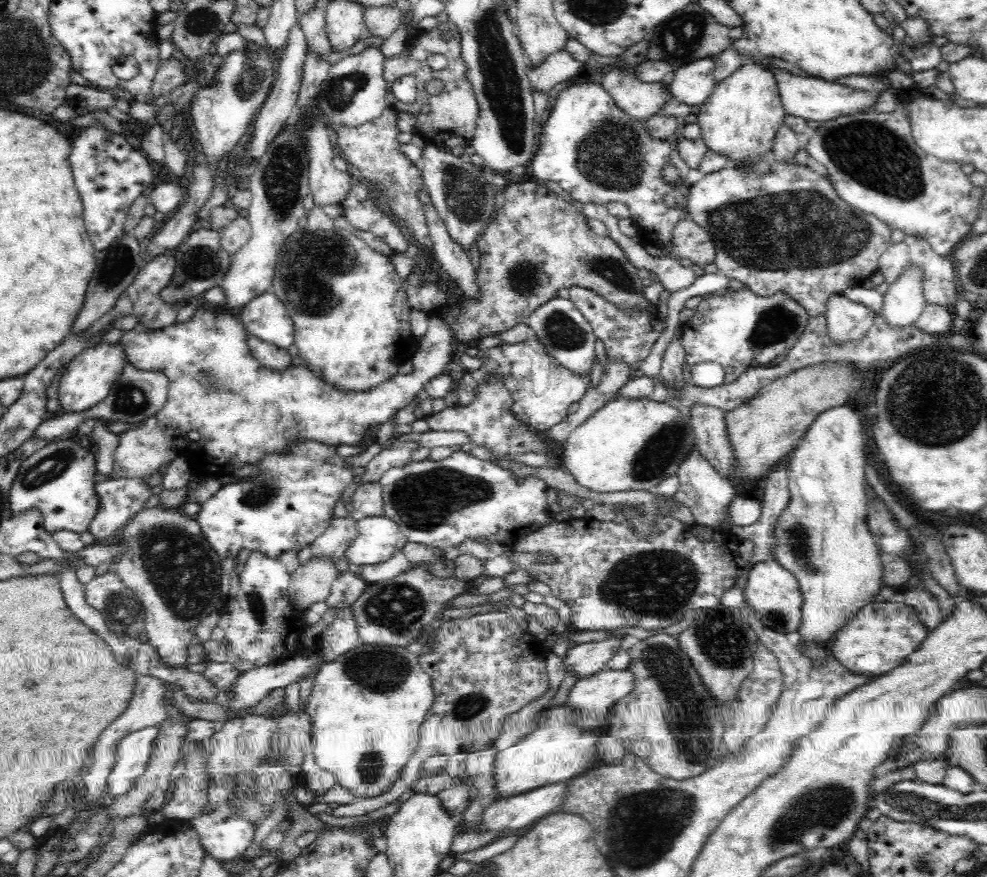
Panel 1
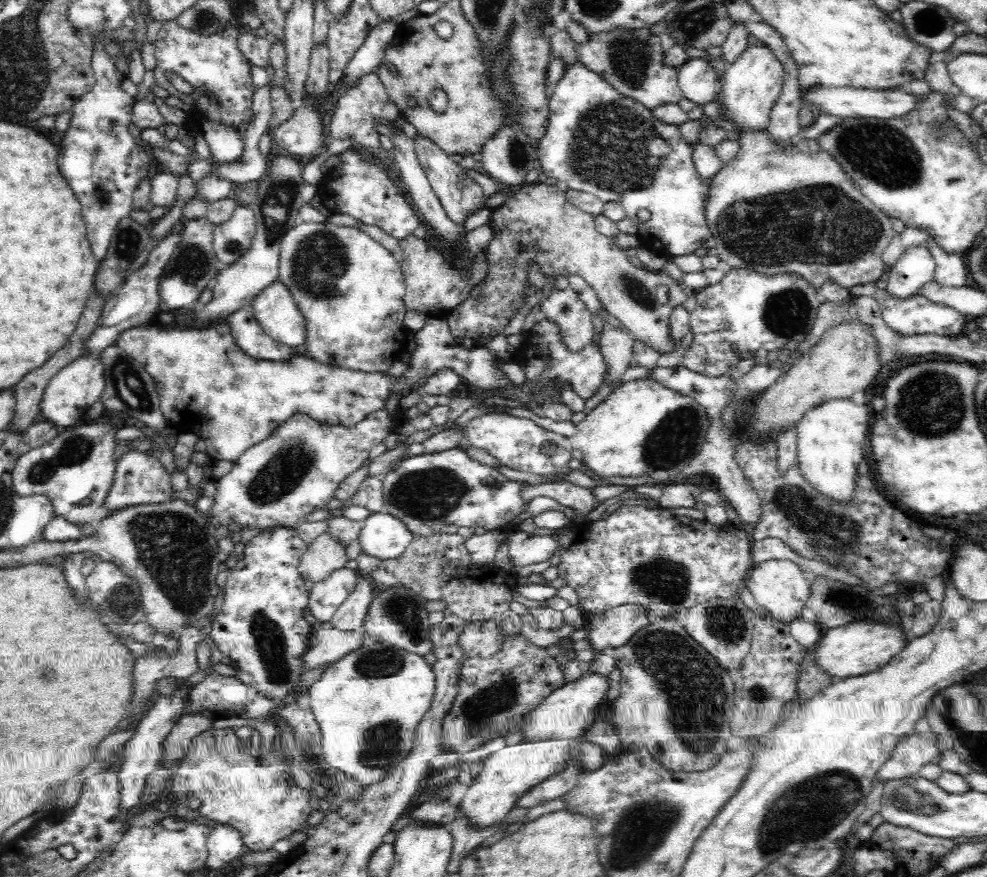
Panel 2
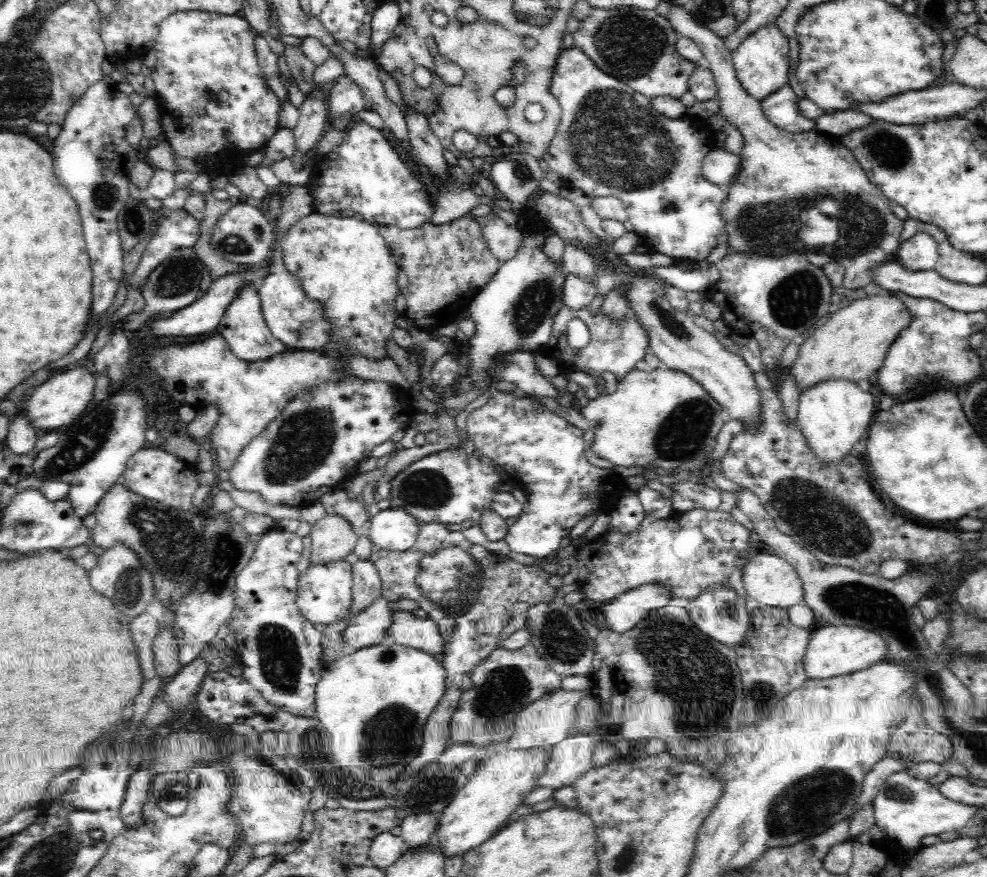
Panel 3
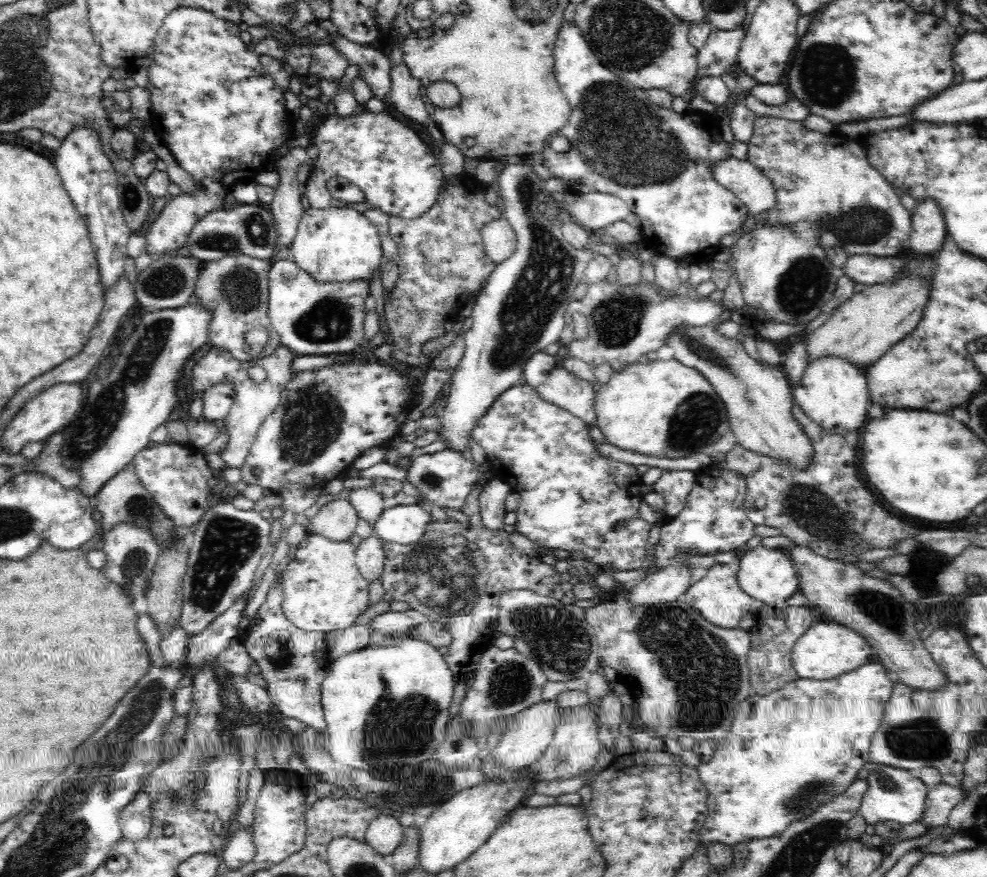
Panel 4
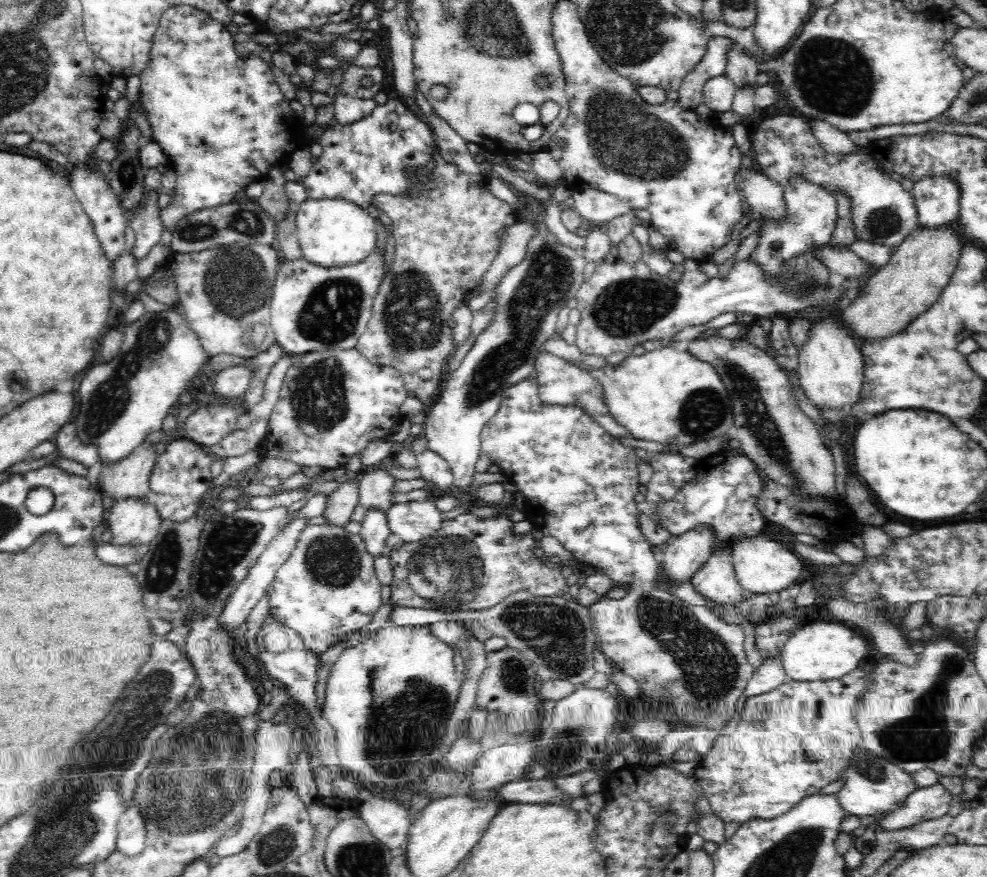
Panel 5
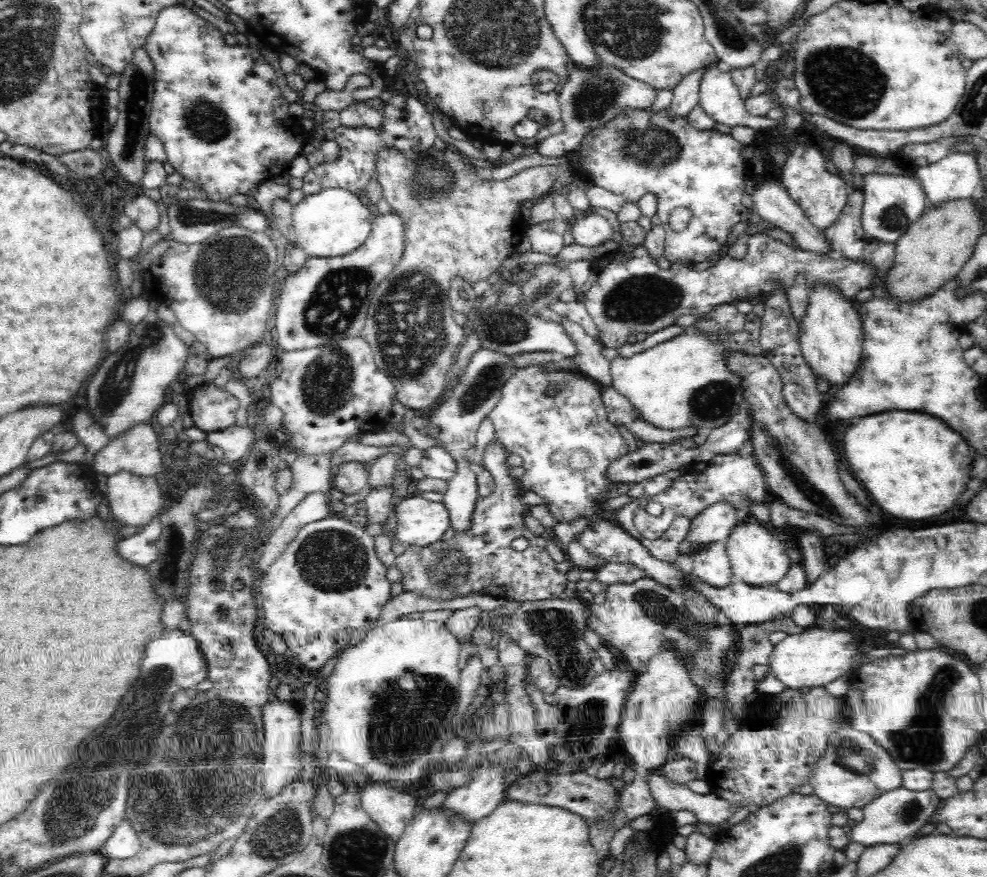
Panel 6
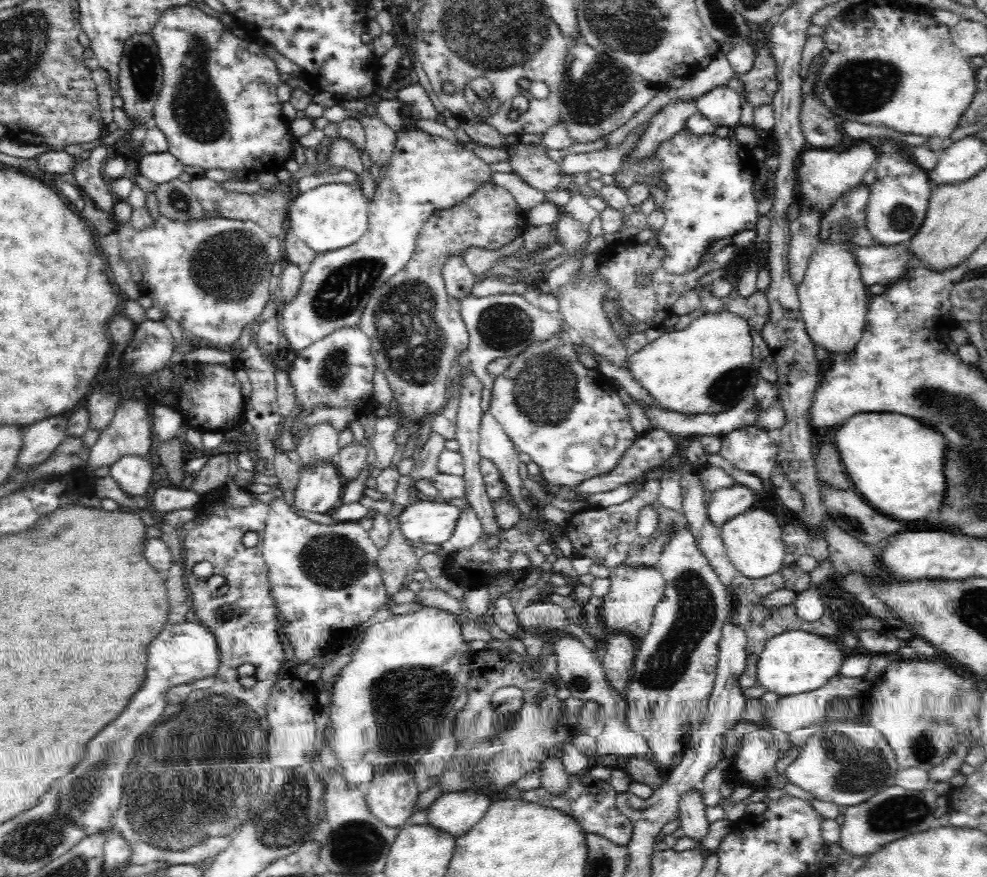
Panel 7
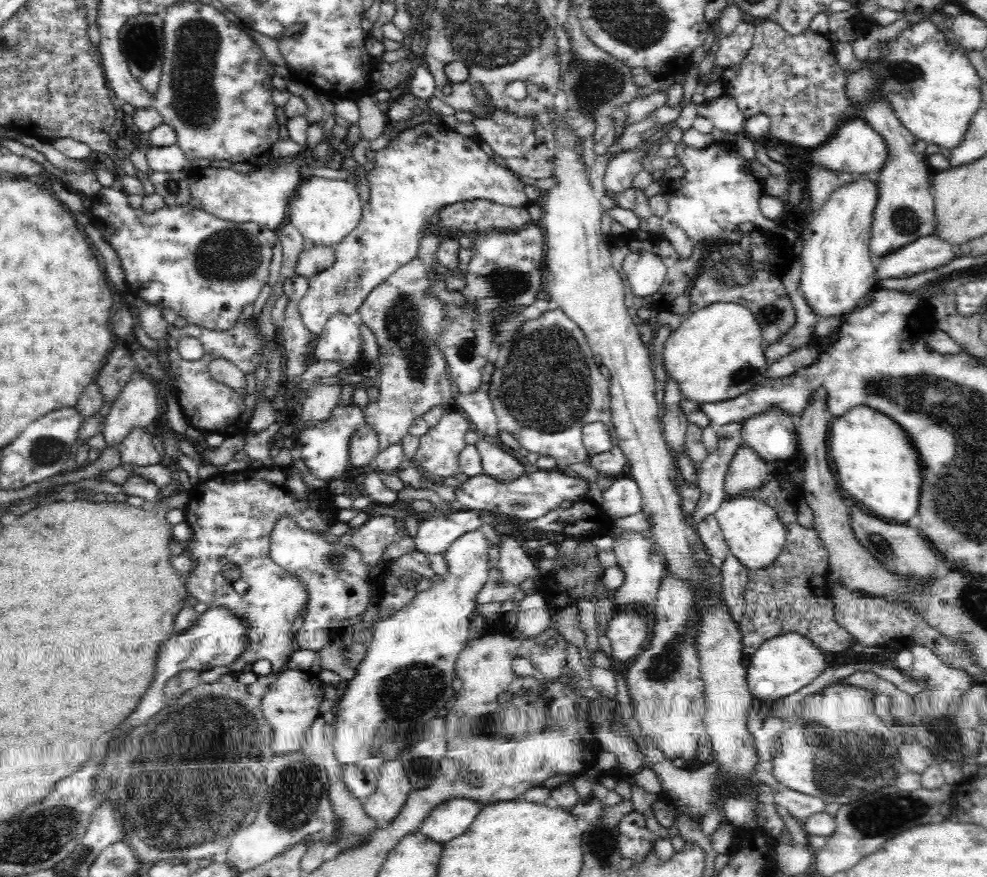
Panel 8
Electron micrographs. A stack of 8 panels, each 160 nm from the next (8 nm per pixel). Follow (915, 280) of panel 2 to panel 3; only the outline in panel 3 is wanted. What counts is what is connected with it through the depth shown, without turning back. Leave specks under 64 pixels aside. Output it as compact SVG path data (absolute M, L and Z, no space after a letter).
M918 232L914 236L908 236L906 243L900 245L897 261L904 266L904 269L910 272L933 270L938 261L938 244L927 232Z

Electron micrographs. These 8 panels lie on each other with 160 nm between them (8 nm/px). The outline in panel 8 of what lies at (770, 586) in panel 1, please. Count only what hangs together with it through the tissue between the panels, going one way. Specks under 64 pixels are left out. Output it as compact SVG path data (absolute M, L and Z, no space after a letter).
M749 495L734 496L734 498L725 496L714 518L722 530L731 554L747 567L748 572L770 567L786 544L786 530L776 511L764 504L762 500Z

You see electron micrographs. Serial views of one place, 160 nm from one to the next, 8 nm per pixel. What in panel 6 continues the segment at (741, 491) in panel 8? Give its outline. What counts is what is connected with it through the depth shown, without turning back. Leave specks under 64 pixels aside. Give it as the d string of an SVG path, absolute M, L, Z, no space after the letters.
M727 502L710 504L691 520L685 539L693 548L708 546L712 542L726 542L731 531L740 523L737 509Z

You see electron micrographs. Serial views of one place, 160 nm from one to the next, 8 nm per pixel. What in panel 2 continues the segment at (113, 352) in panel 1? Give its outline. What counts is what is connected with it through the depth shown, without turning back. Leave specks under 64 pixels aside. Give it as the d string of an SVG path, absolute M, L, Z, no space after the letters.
M88 355L78 357L61 368L49 381L40 402L40 419L52 423L59 429L66 429L85 420L86 411L105 388L104 363L100 356Z

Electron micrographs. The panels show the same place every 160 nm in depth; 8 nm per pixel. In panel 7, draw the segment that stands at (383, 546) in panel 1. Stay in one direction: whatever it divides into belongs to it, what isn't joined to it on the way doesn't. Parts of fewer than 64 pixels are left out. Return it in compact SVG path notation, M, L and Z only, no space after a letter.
M418 496L399 514L399 528L412 542L447 544L460 509L450 503Z

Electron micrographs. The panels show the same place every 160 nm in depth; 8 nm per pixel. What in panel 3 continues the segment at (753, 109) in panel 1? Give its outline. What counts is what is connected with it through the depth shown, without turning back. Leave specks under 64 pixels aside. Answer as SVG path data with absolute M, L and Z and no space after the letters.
M773 22L764 24L764 28L758 28L732 52L734 70L742 88L760 103L782 88L788 83L789 51L788 38Z

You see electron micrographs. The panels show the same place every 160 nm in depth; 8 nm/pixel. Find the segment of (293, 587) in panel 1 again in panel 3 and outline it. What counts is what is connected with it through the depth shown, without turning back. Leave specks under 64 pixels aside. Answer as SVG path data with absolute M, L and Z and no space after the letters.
M327 514L312 526L311 564L328 564L346 558L356 546L359 534L354 532L350 520L339 514Z

